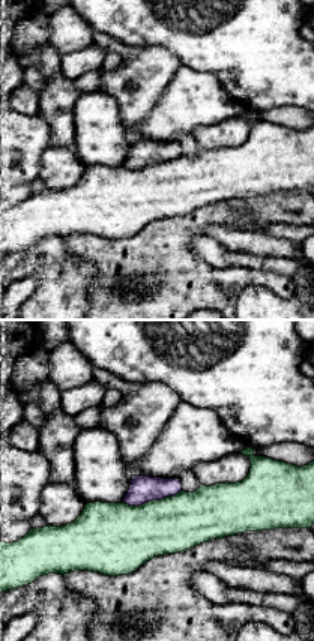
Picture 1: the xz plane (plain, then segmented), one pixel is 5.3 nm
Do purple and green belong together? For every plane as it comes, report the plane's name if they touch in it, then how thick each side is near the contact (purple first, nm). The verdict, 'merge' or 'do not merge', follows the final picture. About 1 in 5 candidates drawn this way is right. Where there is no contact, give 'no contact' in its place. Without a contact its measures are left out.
contact in xz; calibres 140 and 340 nm

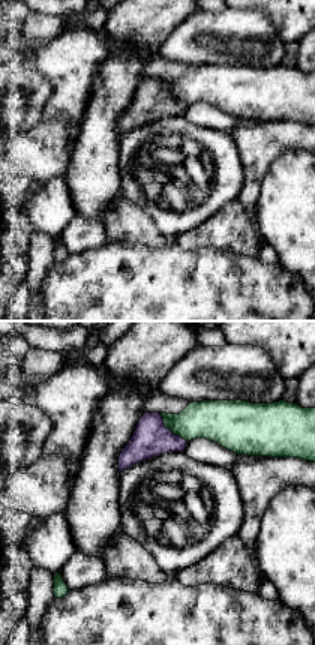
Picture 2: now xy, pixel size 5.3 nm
contact in xy; calibres 190 and 220 nm

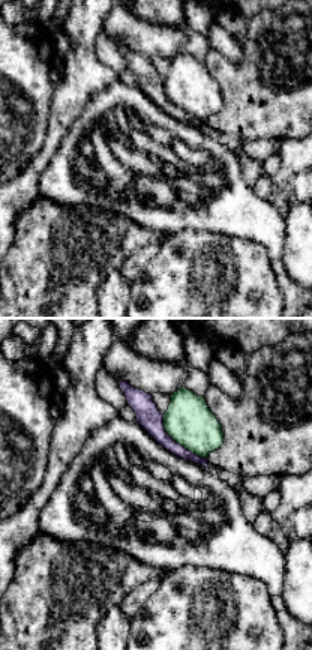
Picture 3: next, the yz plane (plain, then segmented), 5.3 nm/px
contact in yz; calibres 130 and 260 nm

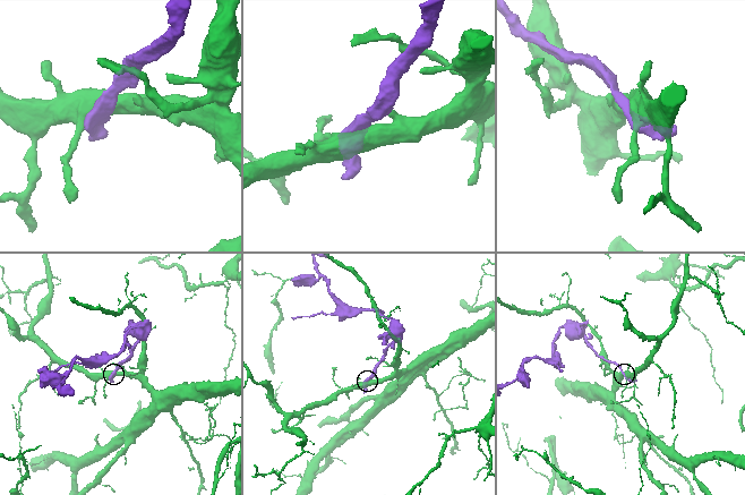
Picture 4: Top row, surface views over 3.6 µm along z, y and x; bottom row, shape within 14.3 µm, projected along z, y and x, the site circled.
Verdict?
do not merge

